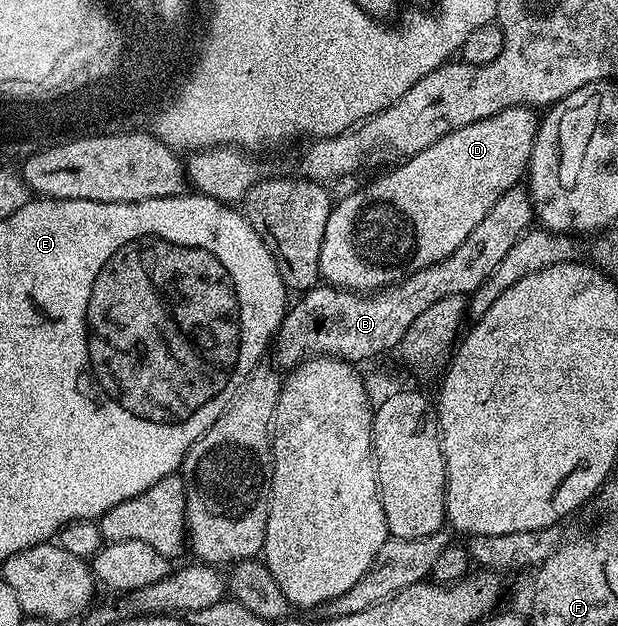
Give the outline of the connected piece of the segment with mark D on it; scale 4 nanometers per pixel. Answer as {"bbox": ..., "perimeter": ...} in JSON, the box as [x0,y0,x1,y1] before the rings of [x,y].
{"bbox":[320,105,540,295],"perimeter":[[[518,105],[512,109],[501,111],[489,119],[474,121],[469,127],[461,127],[457,131],[445,134],[441,139],[437,139],[437,143],[425,147],[425,151],[415,153],[406,158],[402,162],[404,165],[399,165],[396,169],[391,169],[388,173],[381,174],[376,181],[371,181],[368,185],[363,185],[360,189],[353,190],[348,197],[343,197],[340,201],[338,198],[331,206],[329,223],[325,223],[325,239],[321,239],[320,278],[326,284],[334,285],[336,289],[346,289],[360,295],[370,295],[378,290],[386,289],[388,285],[398,285],[400,281],[404,281],[409,275],[413,275],[433,263],[443,261],[449,255],[453,255],[453,251],[457,251],[457,247],[461,247],[461,243],[465,243],[465,239],[469,239],[469,231],[473,231],[473,227],[477,227],[477,223],[481,223],[481,219],[485,219],[485,215],[489,215],[489,211],[497,203],[497,199],[501,199],[501,195],[505,191],[516,188],[520,184],[519,176],[522,173],[524,176],[528,172],[533,143],[539,130],[540,120],[540,114],[534,108]]]}

